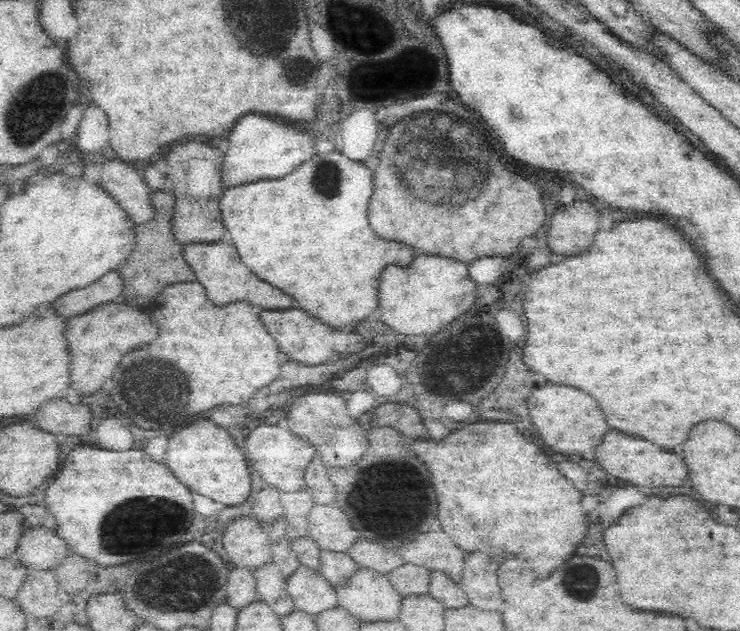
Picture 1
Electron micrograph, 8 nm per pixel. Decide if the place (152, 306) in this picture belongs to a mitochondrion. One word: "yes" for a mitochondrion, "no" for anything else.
no

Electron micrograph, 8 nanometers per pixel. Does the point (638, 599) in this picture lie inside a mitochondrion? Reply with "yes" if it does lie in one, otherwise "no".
no

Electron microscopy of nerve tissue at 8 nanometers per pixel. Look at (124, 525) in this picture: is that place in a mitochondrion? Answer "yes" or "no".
yes

